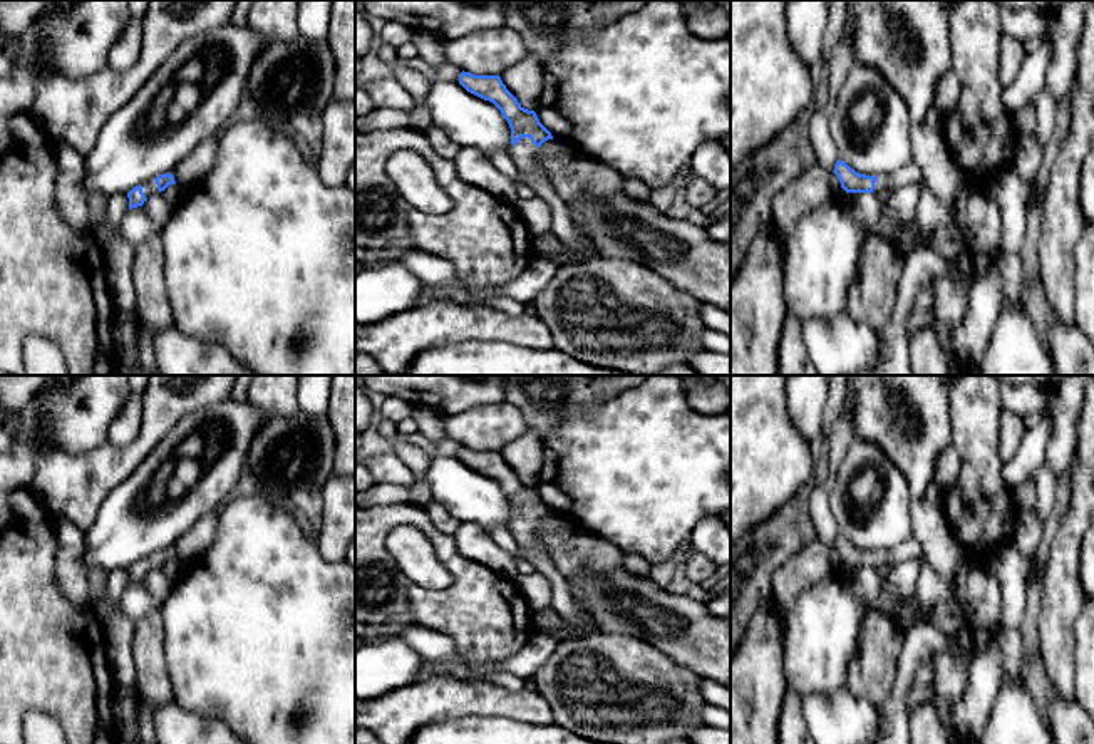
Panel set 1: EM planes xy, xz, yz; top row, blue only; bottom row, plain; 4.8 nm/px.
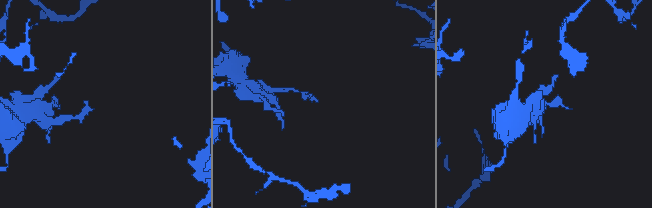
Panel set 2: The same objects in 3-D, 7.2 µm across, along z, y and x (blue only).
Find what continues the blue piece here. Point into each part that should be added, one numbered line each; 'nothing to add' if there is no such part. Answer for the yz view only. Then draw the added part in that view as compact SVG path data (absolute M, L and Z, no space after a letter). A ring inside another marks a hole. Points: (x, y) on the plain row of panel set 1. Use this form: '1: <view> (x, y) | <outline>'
1: yz (910, 548) | M908 538L898 546L895 546L893 550L876 551L873 568L880 568L880 566L893 568L898 563L903 563L910 558L920 558L920 556L921 556L920 543L913 538Z

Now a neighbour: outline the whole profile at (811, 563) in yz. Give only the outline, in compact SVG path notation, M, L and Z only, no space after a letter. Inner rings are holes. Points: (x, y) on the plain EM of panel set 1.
M819 538L802 546L771 578L771 593L777 610L787 617L797 595L829 576L839 565L838 551Z

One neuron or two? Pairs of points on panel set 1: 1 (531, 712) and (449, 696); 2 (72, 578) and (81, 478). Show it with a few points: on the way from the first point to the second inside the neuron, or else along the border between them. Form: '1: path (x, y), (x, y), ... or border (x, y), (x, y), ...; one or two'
1: path (511, 706), (483, 697), (469, 697); one
2: border (52, 513), (62, 513), (84, 532); two

